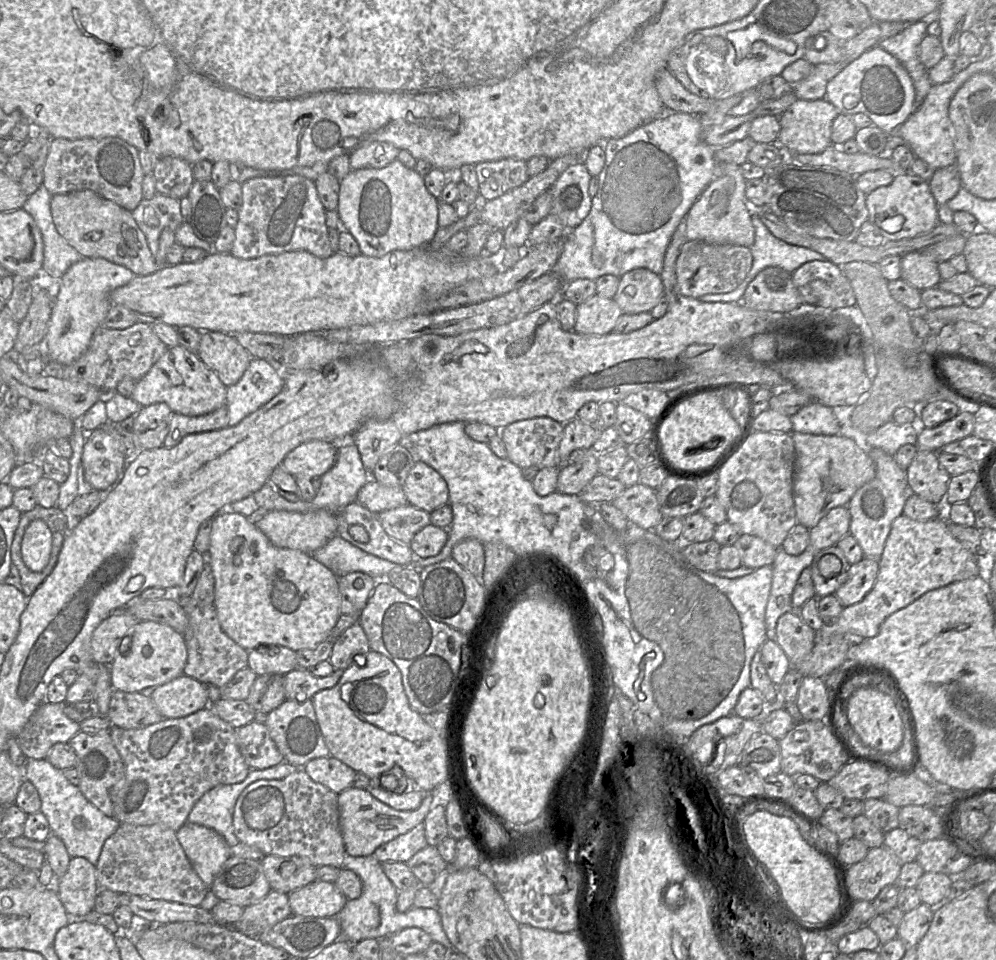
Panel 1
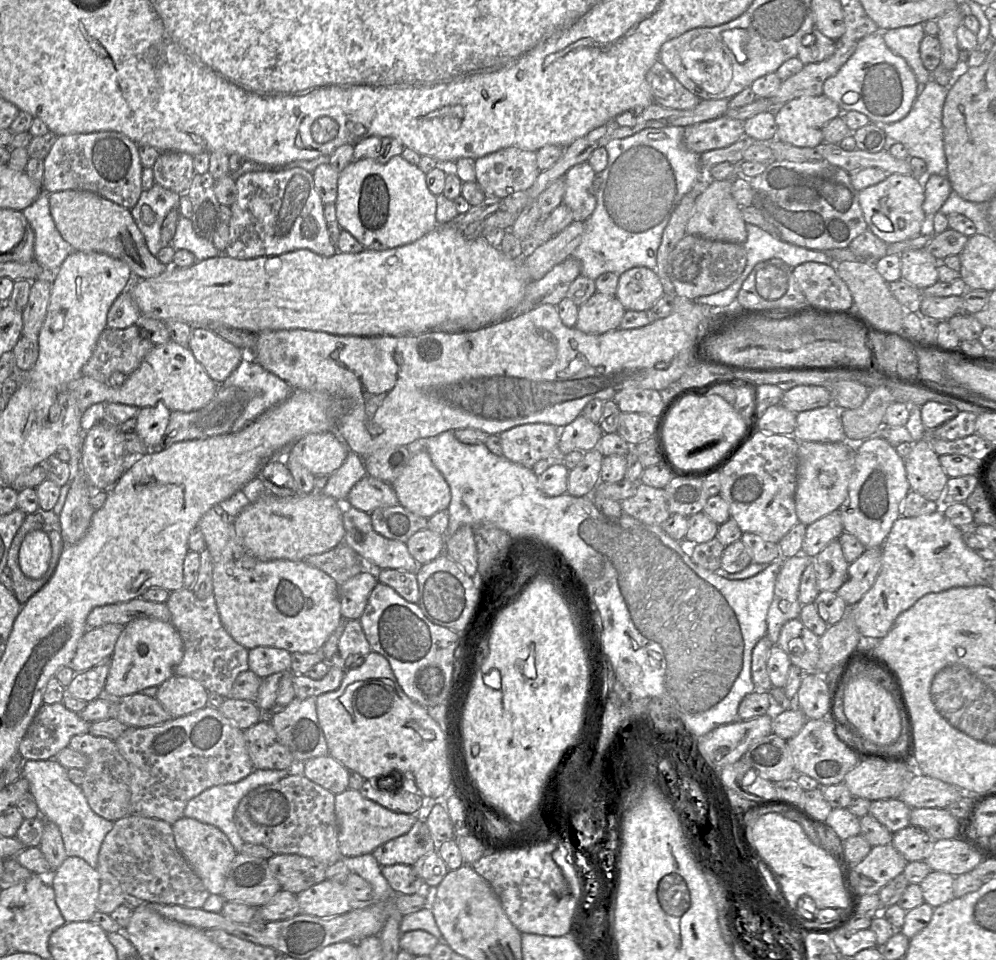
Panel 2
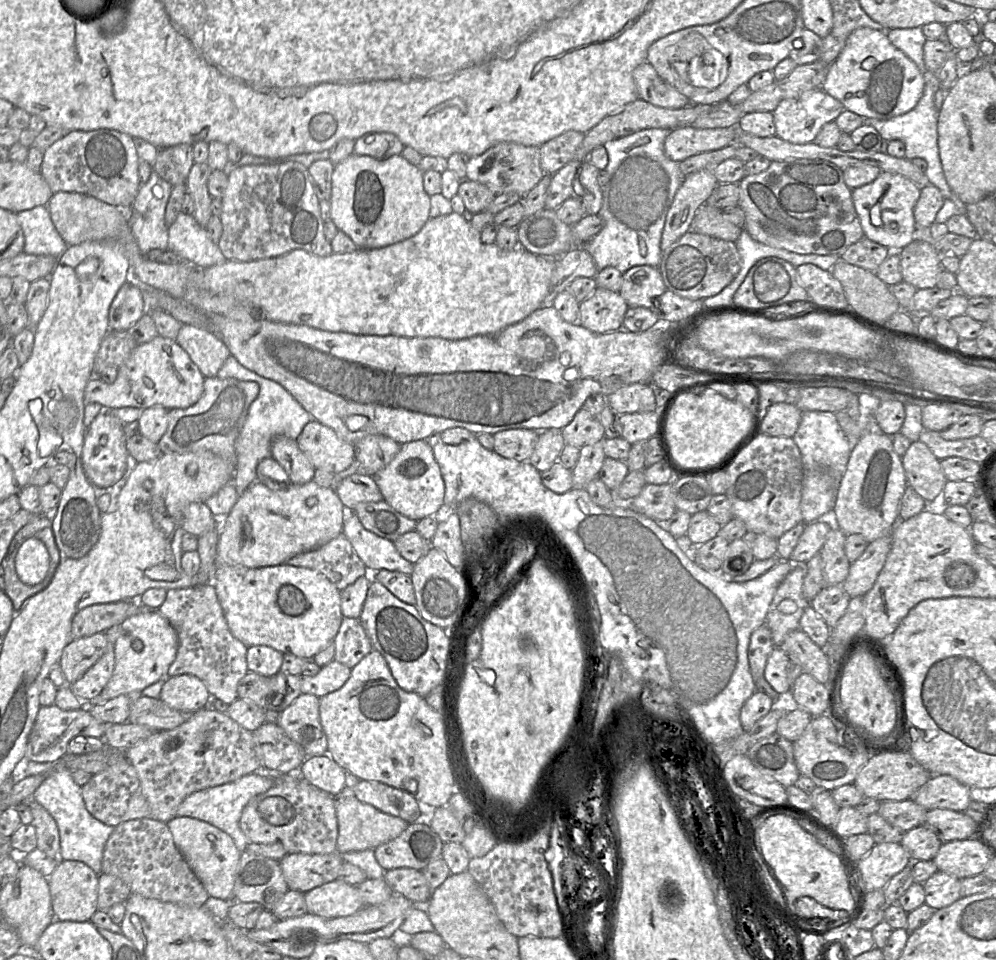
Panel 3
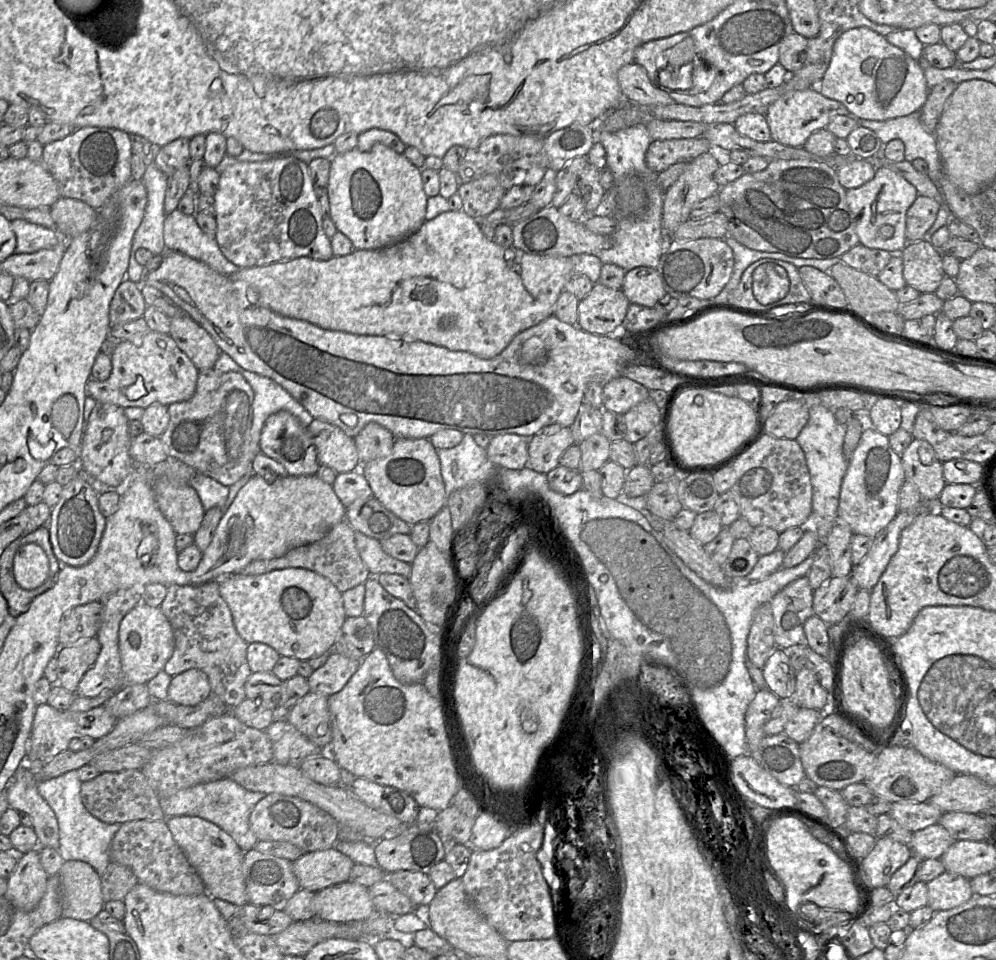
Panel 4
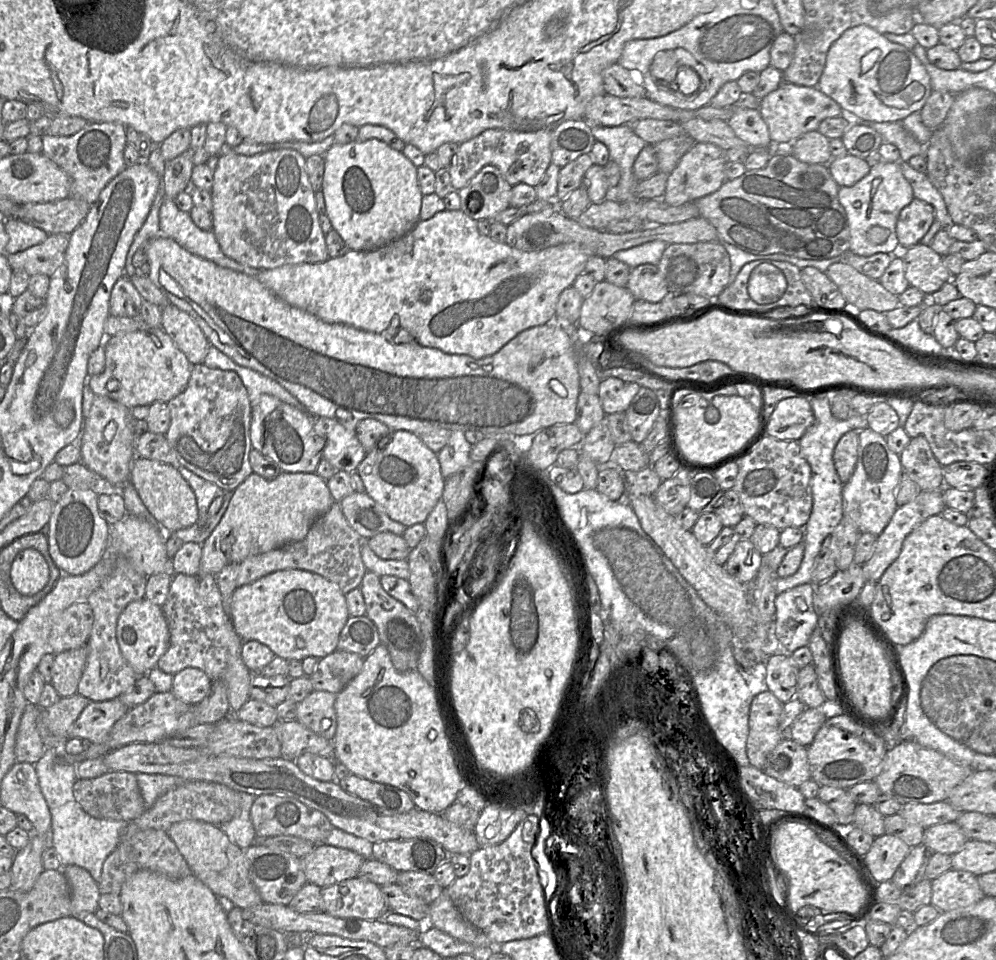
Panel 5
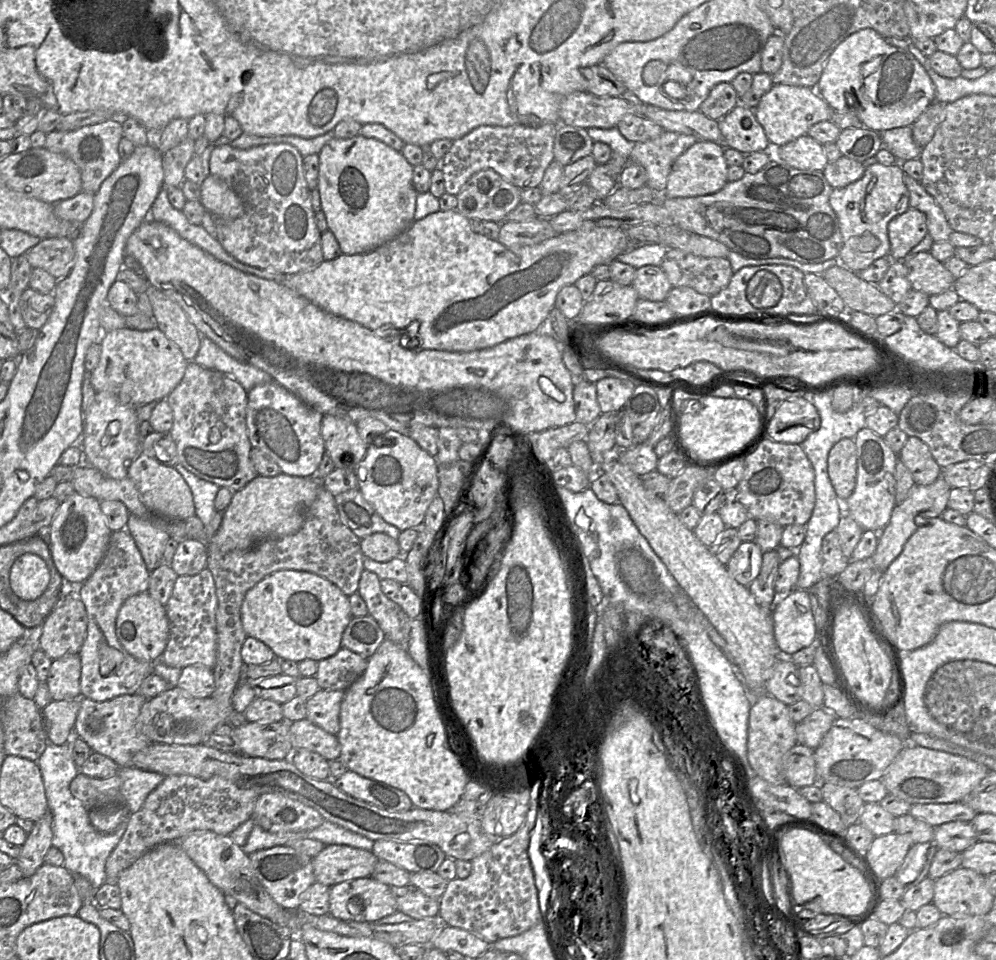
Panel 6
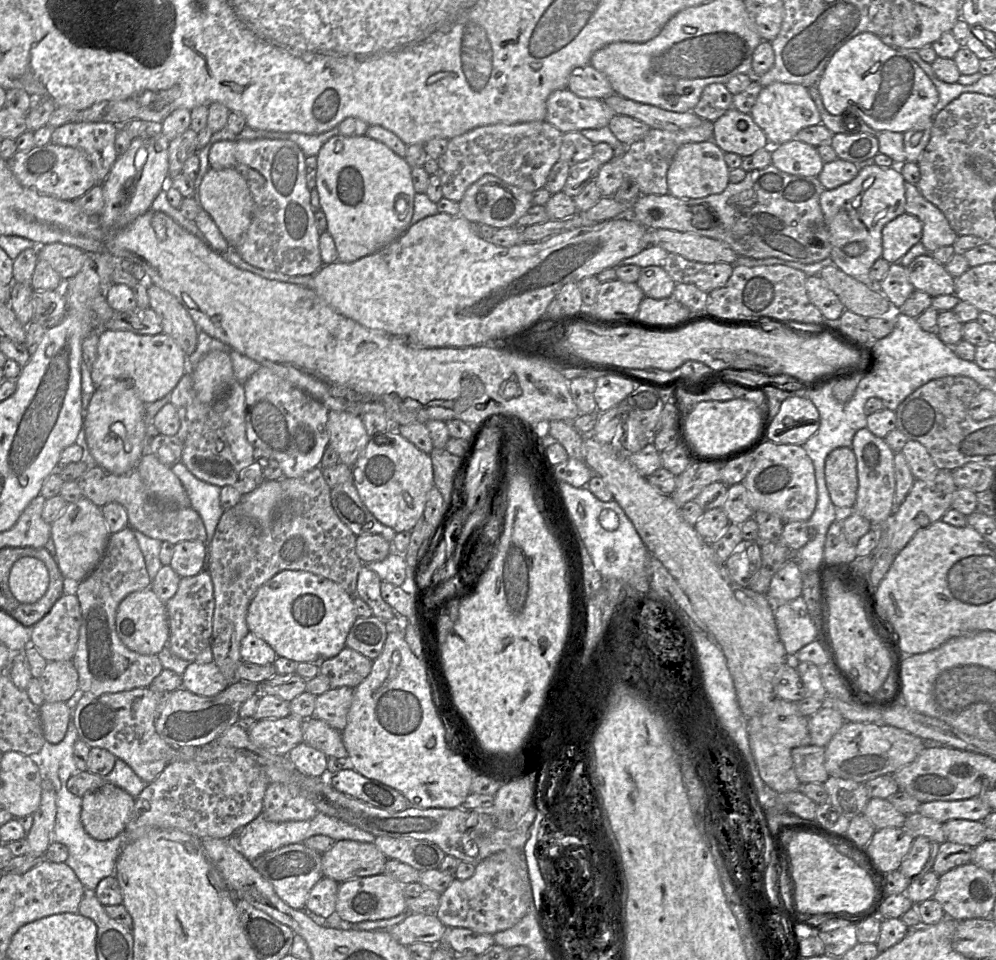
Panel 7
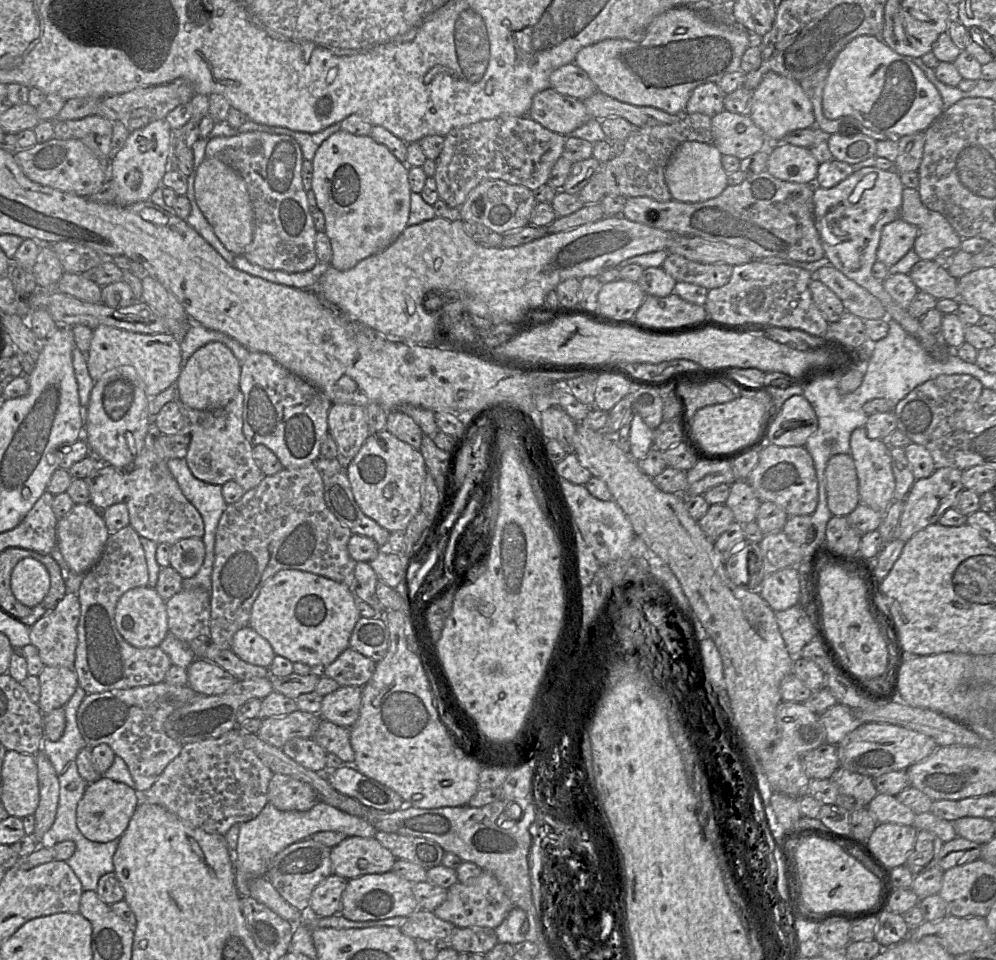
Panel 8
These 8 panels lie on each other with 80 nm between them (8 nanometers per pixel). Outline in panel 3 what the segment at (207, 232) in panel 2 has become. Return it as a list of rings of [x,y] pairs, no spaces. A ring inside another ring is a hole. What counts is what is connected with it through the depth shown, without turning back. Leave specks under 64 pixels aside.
[[[194,163],[186,181],[186,192],[194,200],[192,216],[198,224],[205,228],[213,216],[211,203],[213,197],[208,190],[208,178],[213,170],[208,163]]]

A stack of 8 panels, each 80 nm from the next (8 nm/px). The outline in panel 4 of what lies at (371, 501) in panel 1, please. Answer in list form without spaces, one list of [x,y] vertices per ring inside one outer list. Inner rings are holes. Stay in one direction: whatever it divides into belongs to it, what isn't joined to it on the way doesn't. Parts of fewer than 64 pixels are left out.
[[[362,467],[352,472],[338,474],[332,488],[345,507],[358,499],[373,497],[371,487],[362,474]]]

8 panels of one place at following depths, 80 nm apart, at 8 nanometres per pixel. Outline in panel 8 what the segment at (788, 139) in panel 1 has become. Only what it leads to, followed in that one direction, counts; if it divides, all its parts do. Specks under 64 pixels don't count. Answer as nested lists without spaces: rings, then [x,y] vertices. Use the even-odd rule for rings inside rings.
[[[768,72],[754,90],[749,116],[771,141],[782,141],[796,129],[815,127],[812,102],[802,89],[800,83],[791,78]]]

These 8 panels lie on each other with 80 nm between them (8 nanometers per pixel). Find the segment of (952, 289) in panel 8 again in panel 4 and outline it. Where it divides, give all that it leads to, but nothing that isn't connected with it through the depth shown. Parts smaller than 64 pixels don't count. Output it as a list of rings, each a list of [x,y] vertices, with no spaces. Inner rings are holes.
[[[929,238],[908,242],[901,251],[903,277],[907,285],[922,293],[935,293],[946,276],[942,256]]]

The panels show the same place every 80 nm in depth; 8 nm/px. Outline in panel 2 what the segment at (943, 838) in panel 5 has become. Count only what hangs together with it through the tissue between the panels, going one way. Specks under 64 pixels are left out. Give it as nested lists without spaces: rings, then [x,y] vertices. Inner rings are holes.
[[[908,825],[893,833],[891,844],[908,862],[924,861],[931,853],[933,840],[929,835],[913,825]]]

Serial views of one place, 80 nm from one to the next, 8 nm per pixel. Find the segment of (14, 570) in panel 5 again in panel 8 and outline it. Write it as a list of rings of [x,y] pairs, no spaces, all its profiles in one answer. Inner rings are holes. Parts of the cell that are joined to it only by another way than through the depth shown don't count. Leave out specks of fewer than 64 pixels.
[[[26,557],[13,568],[10,587],[14,597],[23,605],[35,607],[47,595],[50,576],[46,567],[38,560]]]

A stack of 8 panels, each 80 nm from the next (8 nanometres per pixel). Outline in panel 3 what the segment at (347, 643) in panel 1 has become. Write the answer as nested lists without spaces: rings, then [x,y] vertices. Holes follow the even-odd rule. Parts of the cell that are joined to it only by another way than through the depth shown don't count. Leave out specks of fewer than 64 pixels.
[[[343,618],[334,638],[334,659],[352,669],[372,650],[372,644],[358,618]]]

